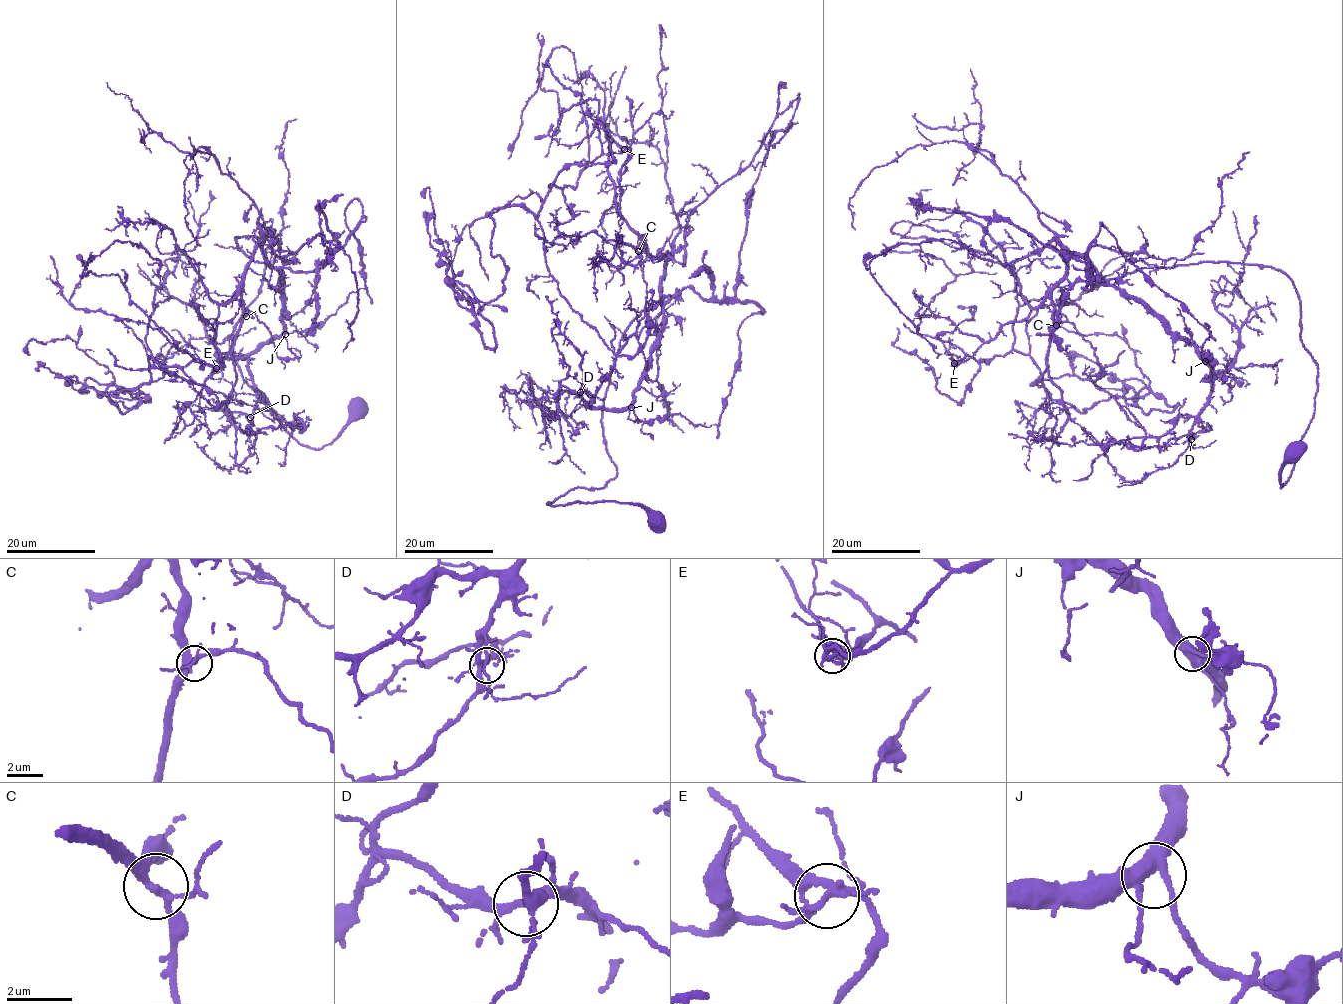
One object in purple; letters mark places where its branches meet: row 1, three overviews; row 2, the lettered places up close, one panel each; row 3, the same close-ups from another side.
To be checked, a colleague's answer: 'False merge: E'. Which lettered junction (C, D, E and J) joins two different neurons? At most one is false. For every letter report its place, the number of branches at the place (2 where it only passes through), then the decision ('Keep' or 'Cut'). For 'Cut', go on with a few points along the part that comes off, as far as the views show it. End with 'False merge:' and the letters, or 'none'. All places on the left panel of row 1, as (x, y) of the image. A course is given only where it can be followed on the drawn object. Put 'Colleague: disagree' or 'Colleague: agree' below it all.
C: Place: (246, 316). Branches: 4. Keep
D: Place: (250, 417). Branches: 5. Keep
E: Place: (216, 368). Branches: 6. Cut. Course of the part to remove: (216, 367), (152, 355), (150, 381), (109, 395), (123, 413), (141, 393), (75, 342), (29, 340), (30, 355)
J: Place: (285, 334). Branches: 4. Keep
False merge: E
Colleague: agree

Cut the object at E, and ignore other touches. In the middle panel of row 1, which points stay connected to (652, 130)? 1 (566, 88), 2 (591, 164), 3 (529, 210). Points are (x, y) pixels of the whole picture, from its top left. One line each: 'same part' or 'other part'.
1: other part
2: other part
3: other part

